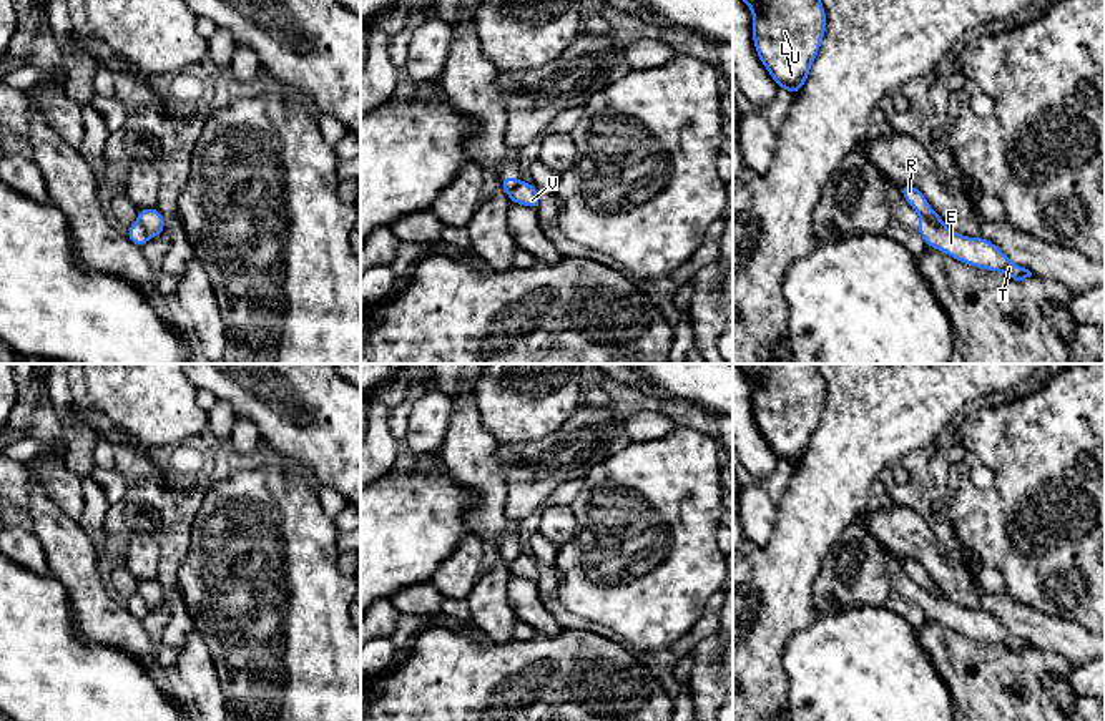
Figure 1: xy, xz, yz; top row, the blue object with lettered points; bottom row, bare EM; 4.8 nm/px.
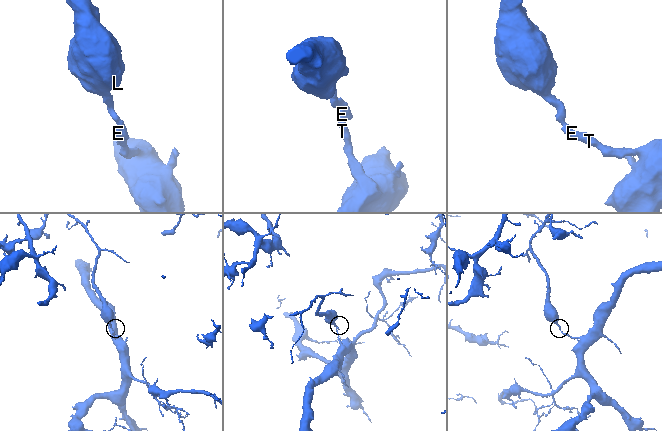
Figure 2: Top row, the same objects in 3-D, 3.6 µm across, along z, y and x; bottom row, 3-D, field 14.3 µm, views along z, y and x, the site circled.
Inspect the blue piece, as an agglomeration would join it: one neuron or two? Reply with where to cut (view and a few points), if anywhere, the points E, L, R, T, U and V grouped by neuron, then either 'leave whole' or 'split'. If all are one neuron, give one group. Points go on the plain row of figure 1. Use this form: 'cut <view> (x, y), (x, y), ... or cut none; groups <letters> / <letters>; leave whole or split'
cut yz (921, 588), (942, 597); groups E T / L R U V; split

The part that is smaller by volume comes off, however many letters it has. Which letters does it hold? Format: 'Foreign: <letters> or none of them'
Foreign: L, R, U, V

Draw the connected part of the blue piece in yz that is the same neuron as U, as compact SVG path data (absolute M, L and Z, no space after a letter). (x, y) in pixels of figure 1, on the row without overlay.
M736 364L751 384L754 422L778 460L798 467L826 404L818 364Z

